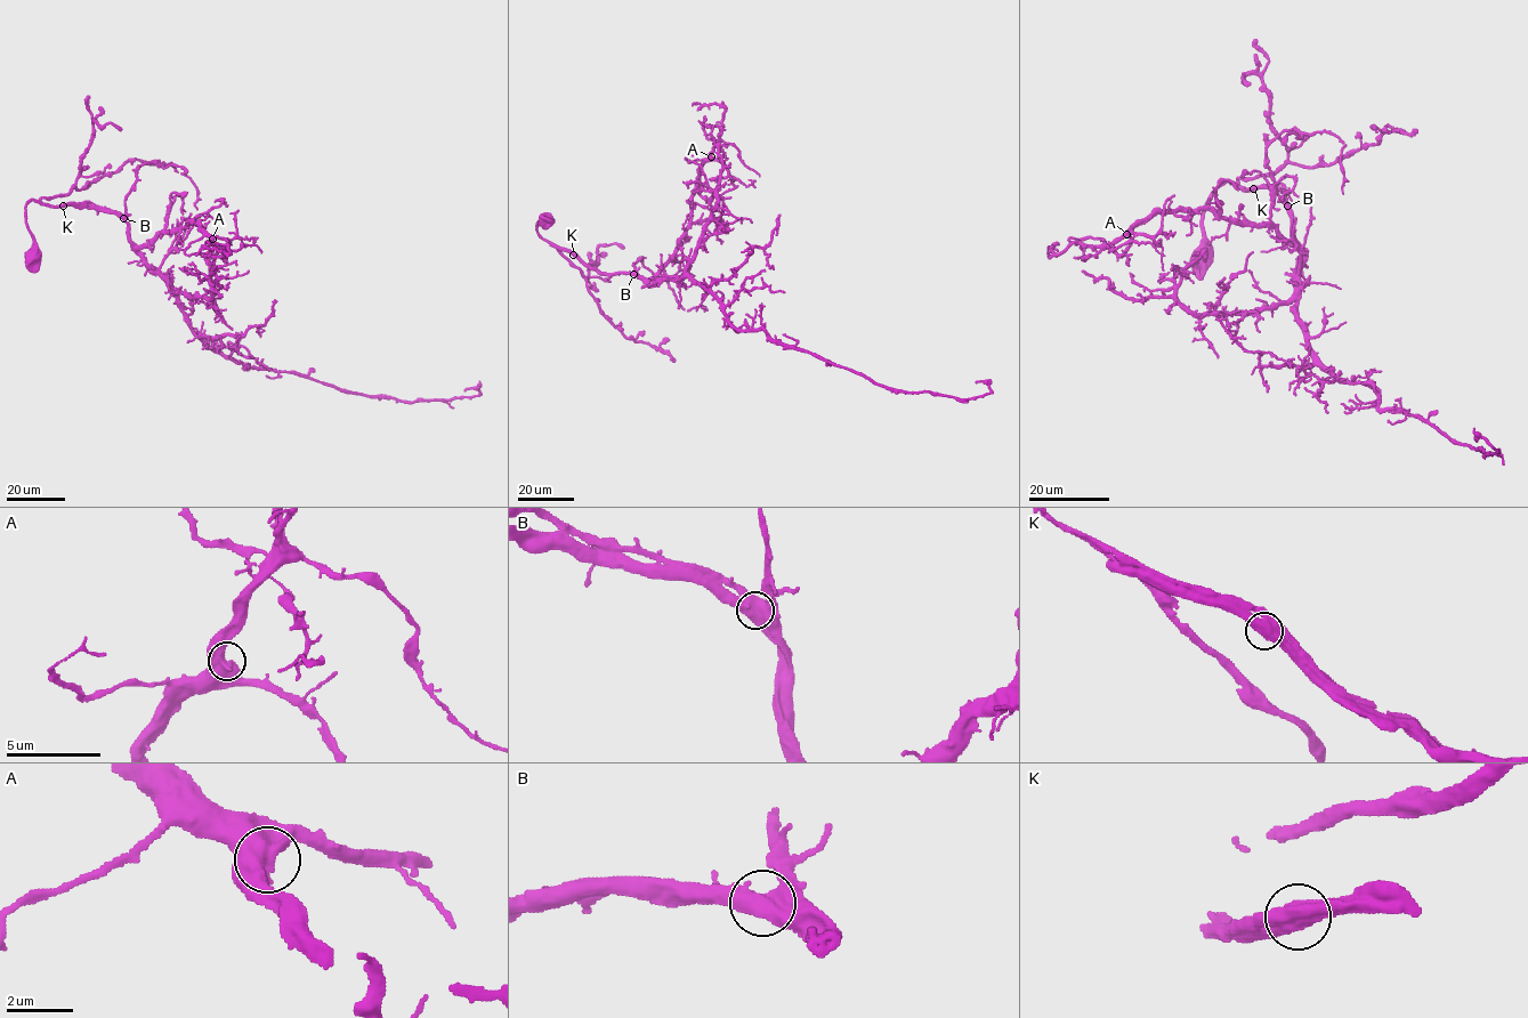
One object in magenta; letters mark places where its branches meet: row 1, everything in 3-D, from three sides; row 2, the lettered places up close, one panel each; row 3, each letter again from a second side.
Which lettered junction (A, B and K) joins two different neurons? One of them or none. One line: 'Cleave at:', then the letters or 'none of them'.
Cleave at: none of them

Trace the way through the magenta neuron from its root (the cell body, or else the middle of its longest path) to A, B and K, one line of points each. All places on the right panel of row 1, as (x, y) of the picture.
A: (1202, 258), (1217, 186), (1284, 193), (1294, 243), (1209, 210), (1154, 212), (1126, 234)
B: (1202, 258), (1206, 256), (1205, 204), (1222, 183), (1242, 190), (1278, 187), (1287, 205)
K: (1202, 258), (1206, 256), (1202, 218), (1211, 193), (1226, 182), (1242, 190), (1254, 188)

